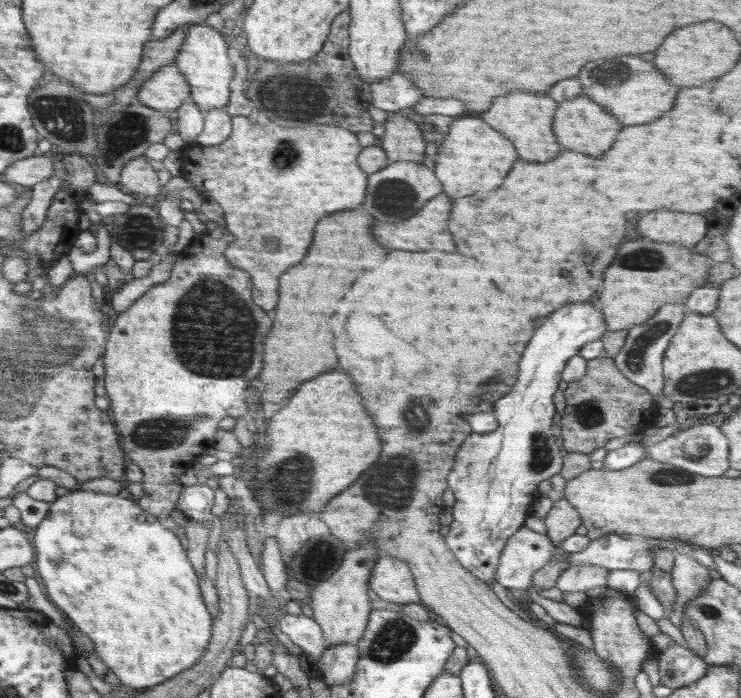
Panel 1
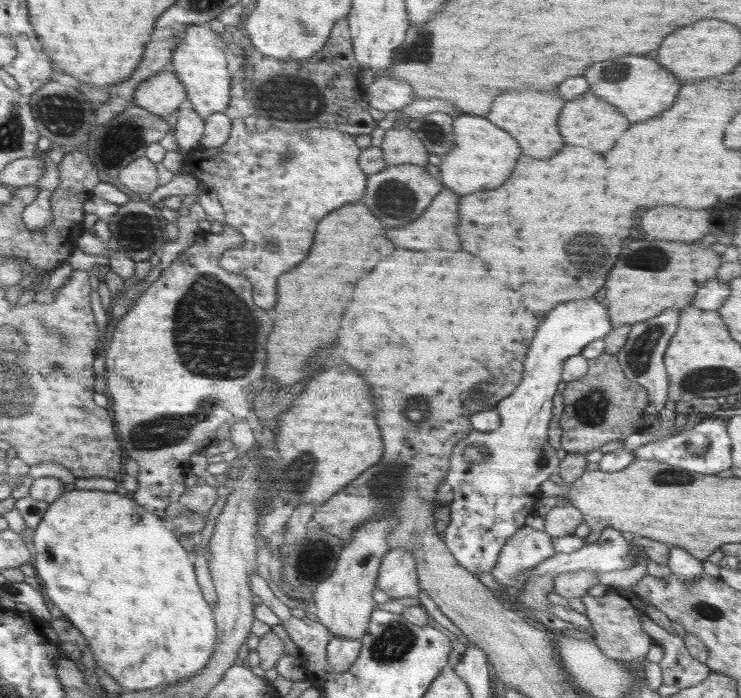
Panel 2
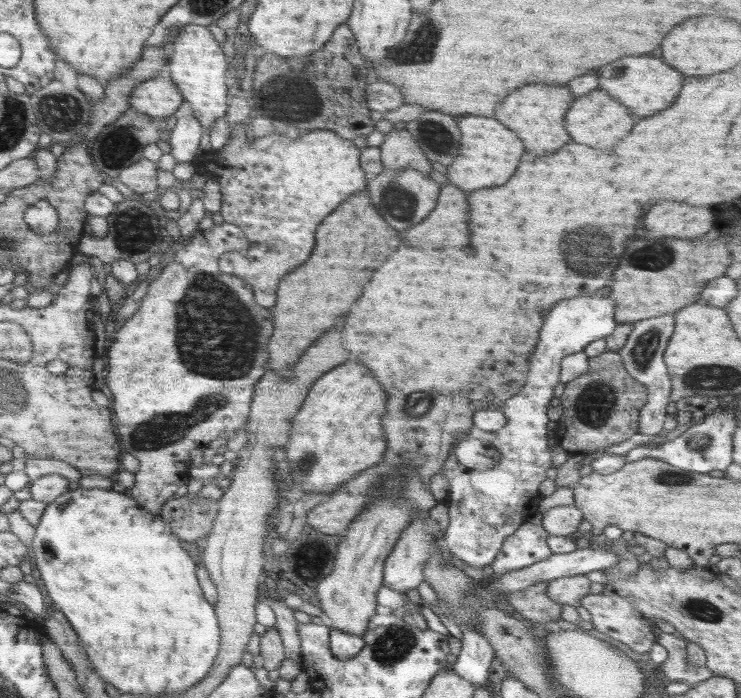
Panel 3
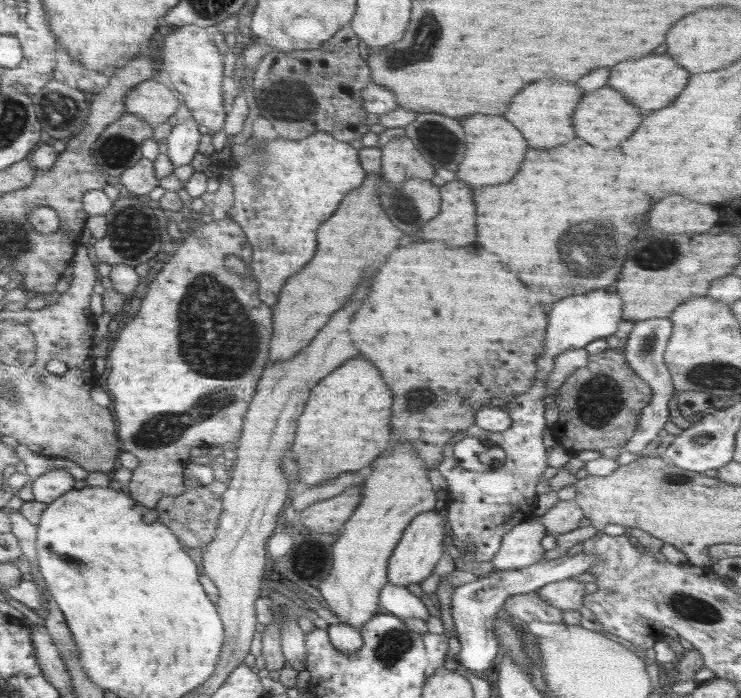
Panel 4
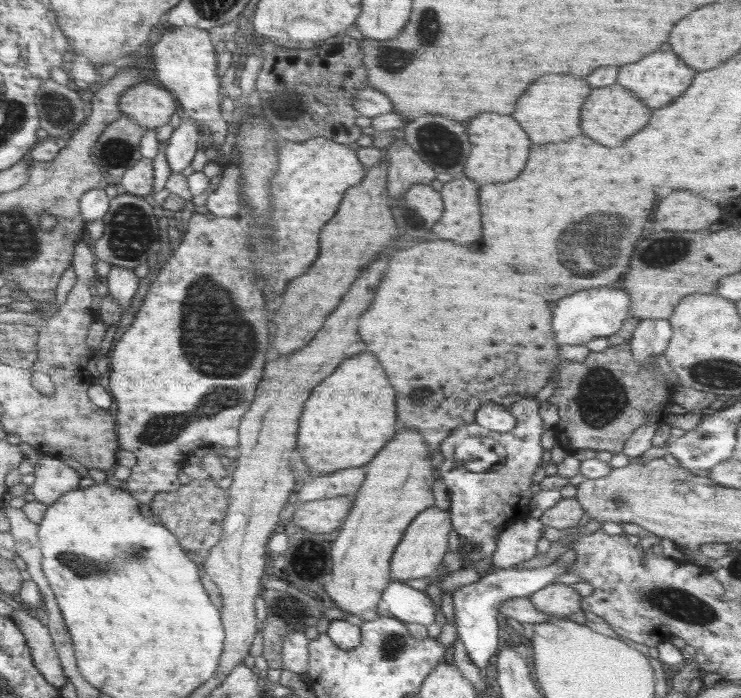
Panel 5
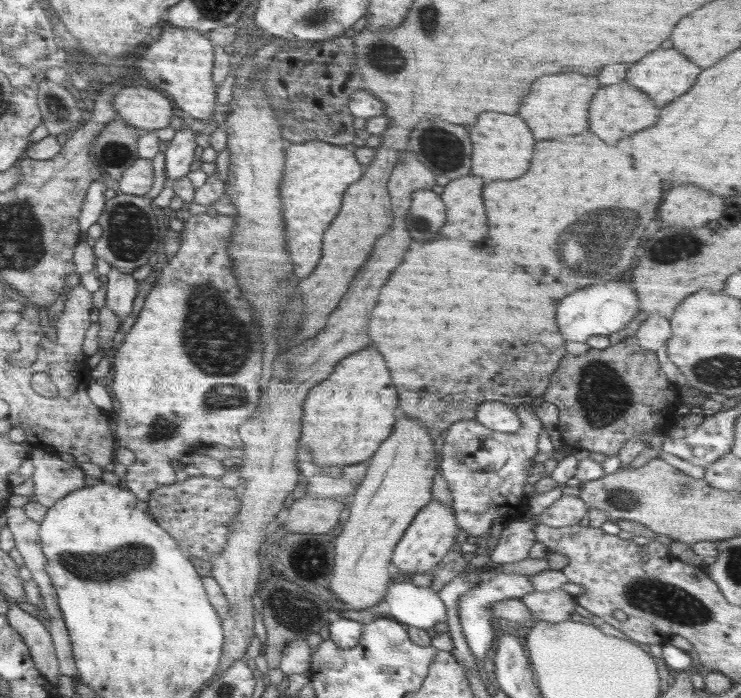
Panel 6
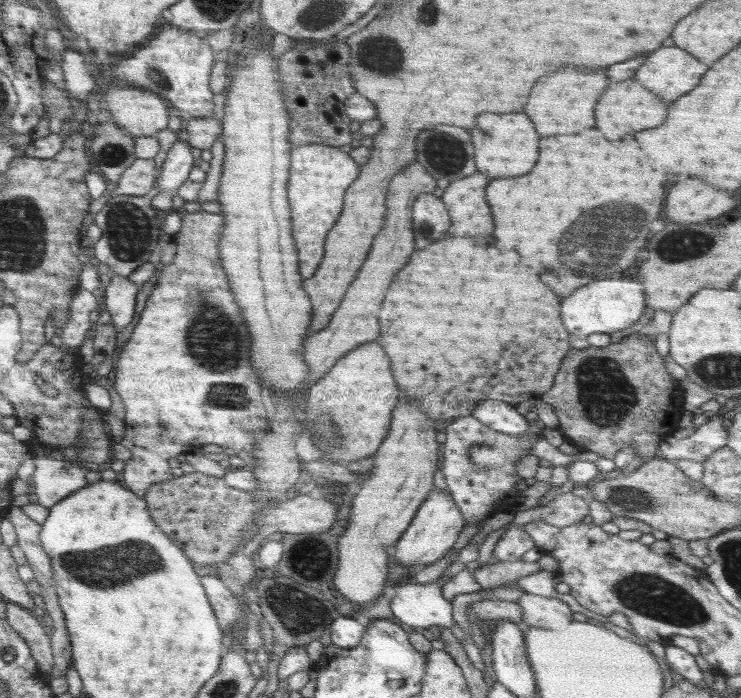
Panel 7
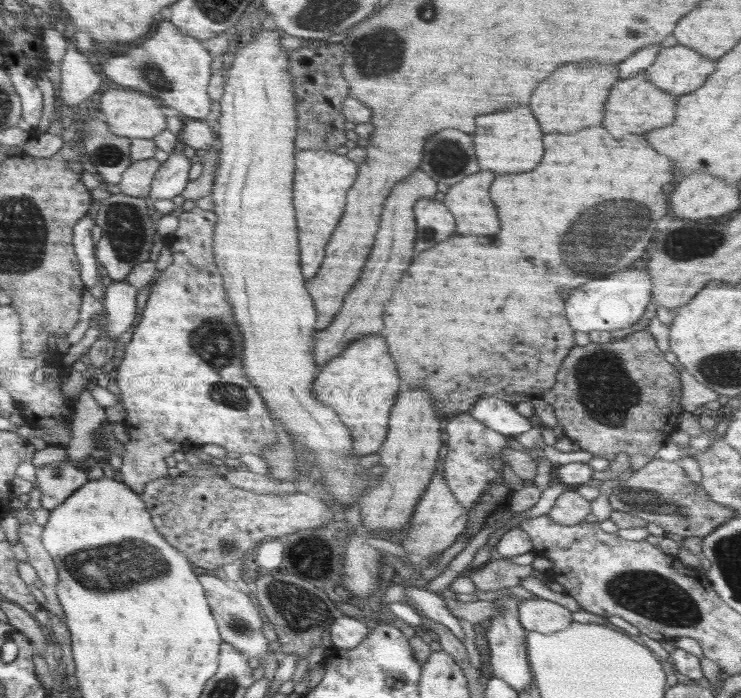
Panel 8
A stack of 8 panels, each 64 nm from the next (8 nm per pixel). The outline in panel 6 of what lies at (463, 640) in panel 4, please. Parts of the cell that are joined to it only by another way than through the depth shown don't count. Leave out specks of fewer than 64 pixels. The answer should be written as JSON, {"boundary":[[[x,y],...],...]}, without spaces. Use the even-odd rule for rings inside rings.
{"boundary":[[[499,572],[495,574],[493,578],[486,582],[479,582],[474,590],[469,590],[466,594],[463,594],[460,598],[460,610],[459,621],[462,625],[462,634],[466,638],[466,644],[472,652],[474,658],[478,657],[480,660],[484,660],[487,652],[494,644],[495,630],[492,629],[492,618],[494,618],[489,606],[494,602],[500,602],[500,600],[520,598],[522,595],[531,593],[534,591],[533,580],[531,578],[537,574],[514,574],[513,572]]]}

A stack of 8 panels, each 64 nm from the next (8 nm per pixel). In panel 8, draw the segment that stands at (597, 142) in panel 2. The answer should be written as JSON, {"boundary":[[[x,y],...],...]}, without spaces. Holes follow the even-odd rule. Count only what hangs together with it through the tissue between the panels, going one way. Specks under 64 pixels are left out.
{"boundary":[[[640,72],[636,76],[627,79],[619,79],[612,88],[606,104],[606,116],[602,124],[608,128],[610,134],[616,138],[624,134],[646,134],[654,128],[662,128],[672,124],[676,118],[677,99],[674,95],[659,89],[652,84],[647,76]]]}

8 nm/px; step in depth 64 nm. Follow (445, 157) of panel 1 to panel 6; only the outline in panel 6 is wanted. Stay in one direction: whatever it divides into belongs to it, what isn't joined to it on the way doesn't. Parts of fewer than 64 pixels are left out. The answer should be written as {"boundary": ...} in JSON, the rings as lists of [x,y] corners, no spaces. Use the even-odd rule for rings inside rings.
{"boundary":[[[484,112],[478,116],[476,124],[470,128],[470,134],[482,134],[482,136],[471,138],[474,144],[472,174],[482,176],[484,184],[492,180],[512,180],[512,178],[524,176],[534,154],[534,136],[520,116]]]}

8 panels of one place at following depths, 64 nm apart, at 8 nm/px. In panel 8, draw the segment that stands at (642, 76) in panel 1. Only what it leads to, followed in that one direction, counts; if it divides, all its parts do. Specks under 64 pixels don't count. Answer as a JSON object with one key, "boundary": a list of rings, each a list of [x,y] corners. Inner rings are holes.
{"boundary":[[[684,45],[662,47],[652,66],[642,71],[659,89],[676,98],[700,88],[716,70],[717,60]]]}

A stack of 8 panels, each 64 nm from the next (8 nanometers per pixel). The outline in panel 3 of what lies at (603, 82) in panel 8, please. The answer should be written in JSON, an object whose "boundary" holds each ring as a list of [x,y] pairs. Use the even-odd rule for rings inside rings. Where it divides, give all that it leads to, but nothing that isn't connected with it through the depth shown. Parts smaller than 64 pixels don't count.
{"boundary":[[[530,84],[512,92],[504,100],[504,104],[496,110],[496,120],[512,128],[522,138],[526,150],[536,154],[548,154],[570,142],[570,136],[564,128],[564,114],[568,112],[568,106],[572,102],[574,102],[574,96],[564,86]]]}

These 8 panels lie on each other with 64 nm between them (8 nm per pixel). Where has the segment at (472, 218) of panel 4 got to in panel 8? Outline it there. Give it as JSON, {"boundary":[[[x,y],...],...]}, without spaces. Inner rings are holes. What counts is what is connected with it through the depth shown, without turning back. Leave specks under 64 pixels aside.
{"boundary":[[[480,170],[448,189],[443,203],[456,218],[455,234],[490,236],[500,230],[498,212],[488,192],[494,178],[494,172]]]}

